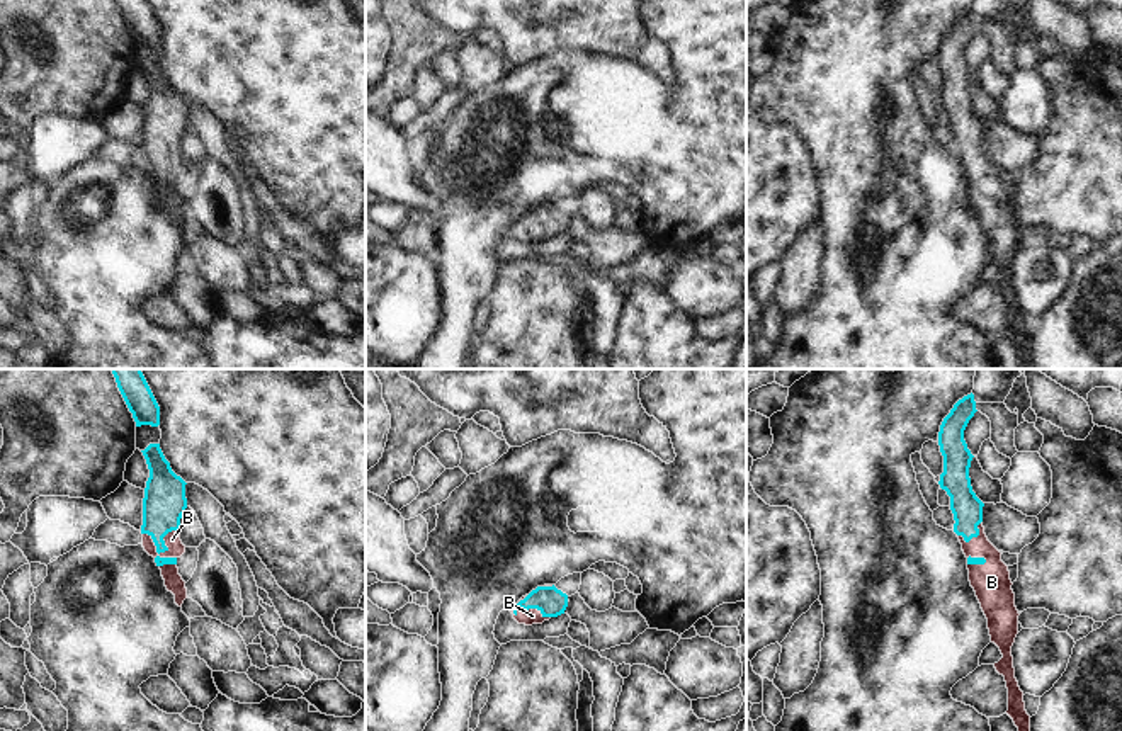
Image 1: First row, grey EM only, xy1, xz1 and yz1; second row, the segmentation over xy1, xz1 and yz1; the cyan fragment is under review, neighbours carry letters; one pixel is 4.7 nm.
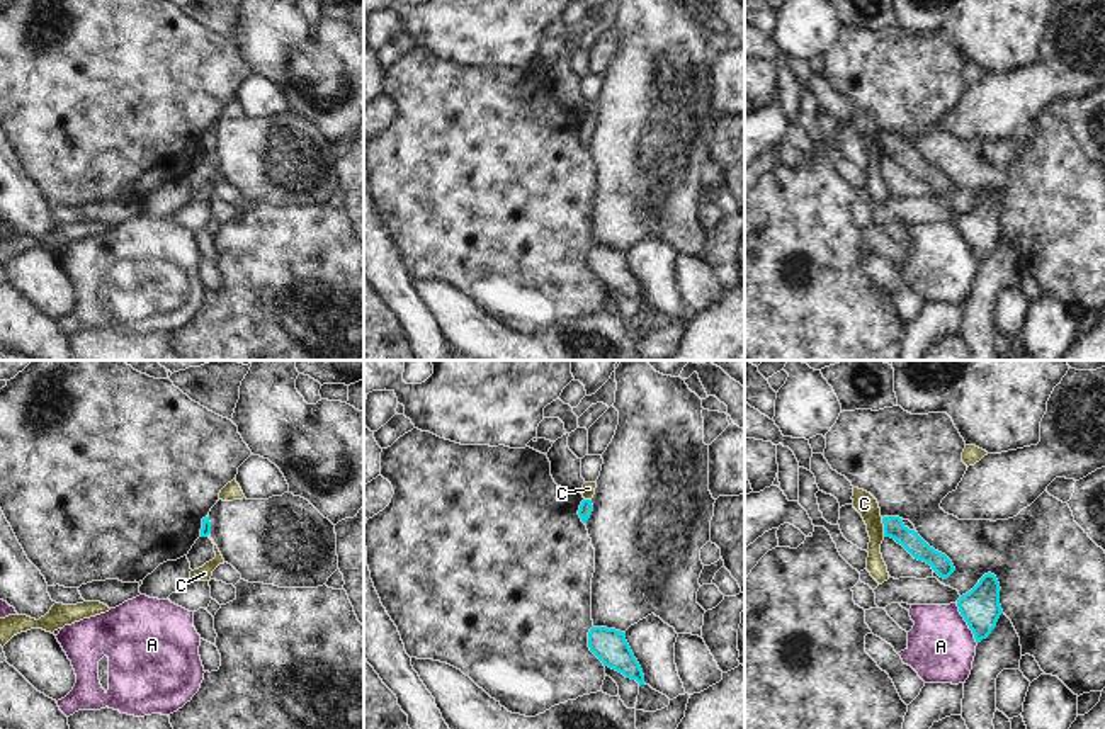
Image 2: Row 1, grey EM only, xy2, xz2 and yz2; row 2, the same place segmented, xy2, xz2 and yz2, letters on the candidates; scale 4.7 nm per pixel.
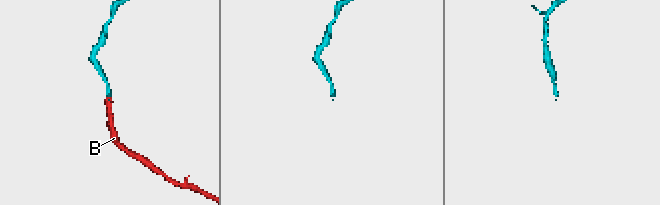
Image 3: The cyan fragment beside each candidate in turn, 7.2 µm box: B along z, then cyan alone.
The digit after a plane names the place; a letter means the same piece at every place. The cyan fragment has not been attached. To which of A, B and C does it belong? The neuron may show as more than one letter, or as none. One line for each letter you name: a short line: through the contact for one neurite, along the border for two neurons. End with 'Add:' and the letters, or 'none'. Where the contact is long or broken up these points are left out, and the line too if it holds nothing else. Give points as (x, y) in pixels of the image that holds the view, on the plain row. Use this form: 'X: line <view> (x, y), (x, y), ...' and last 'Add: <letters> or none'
B: line xy1 (164, 123), (164, 160), (172, 158)
Add: B

